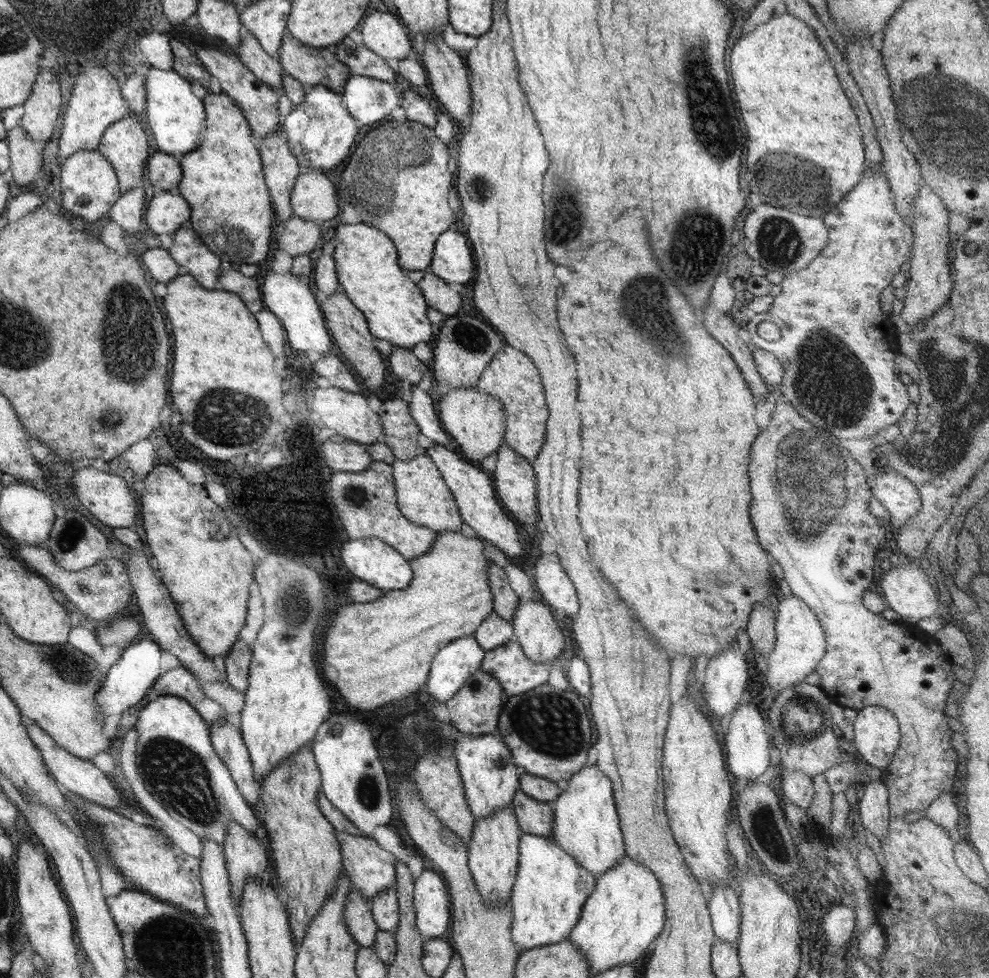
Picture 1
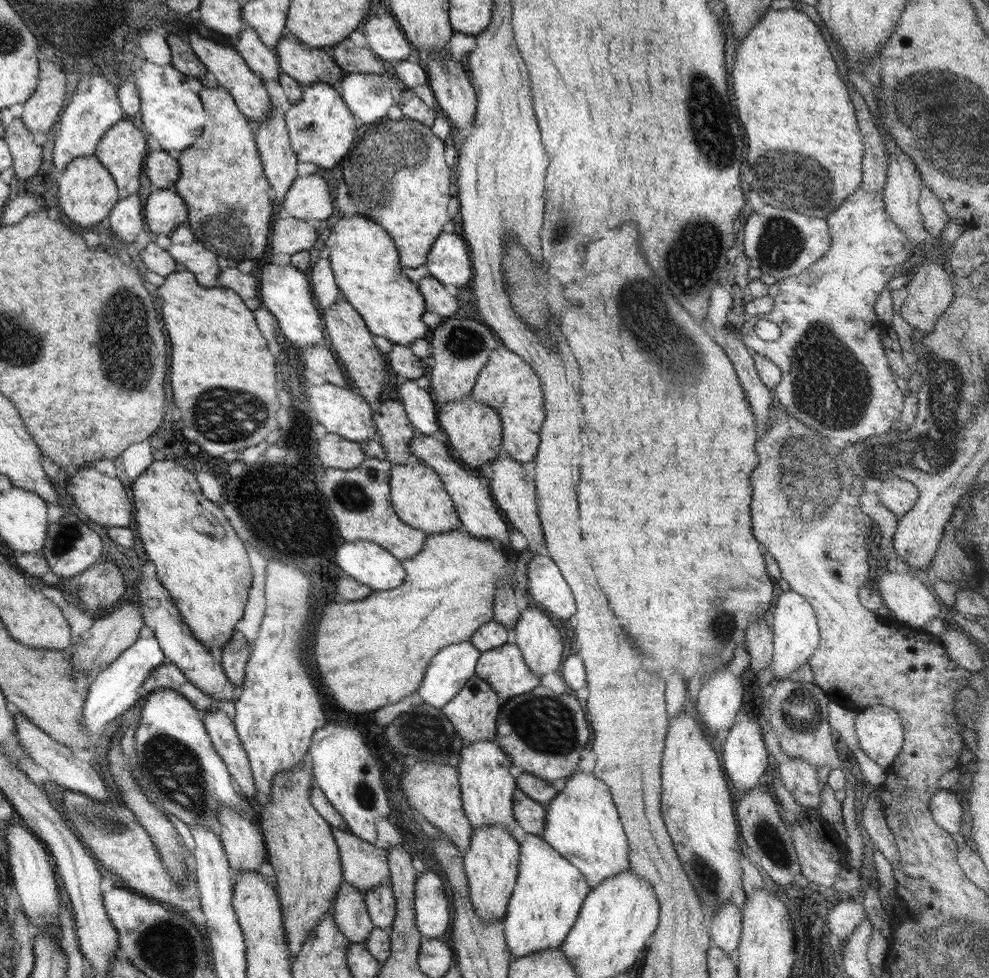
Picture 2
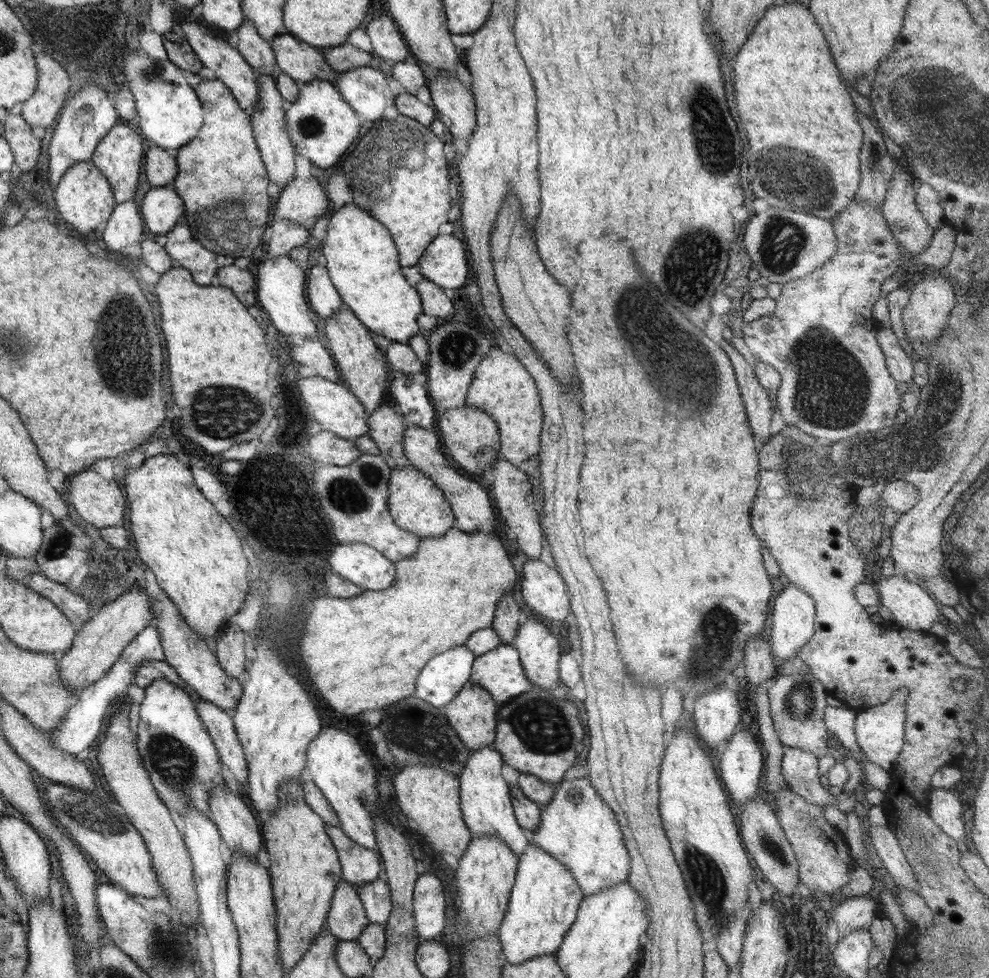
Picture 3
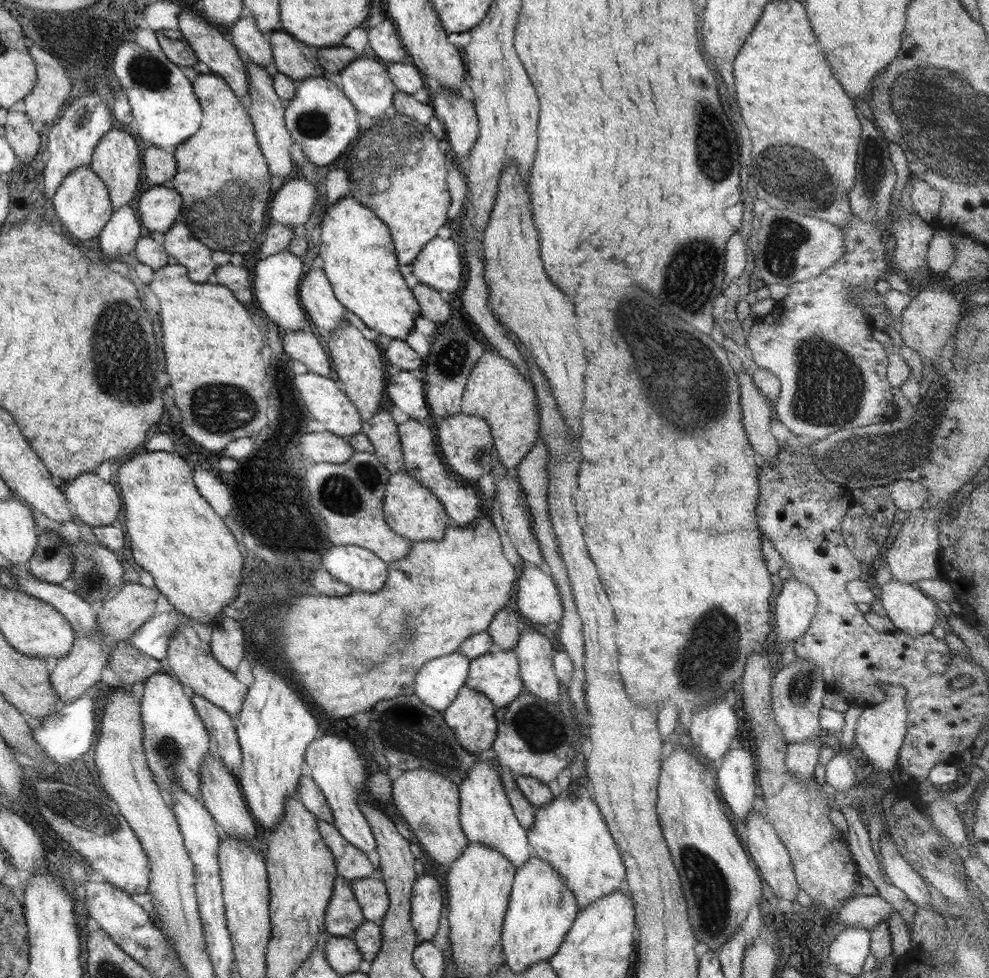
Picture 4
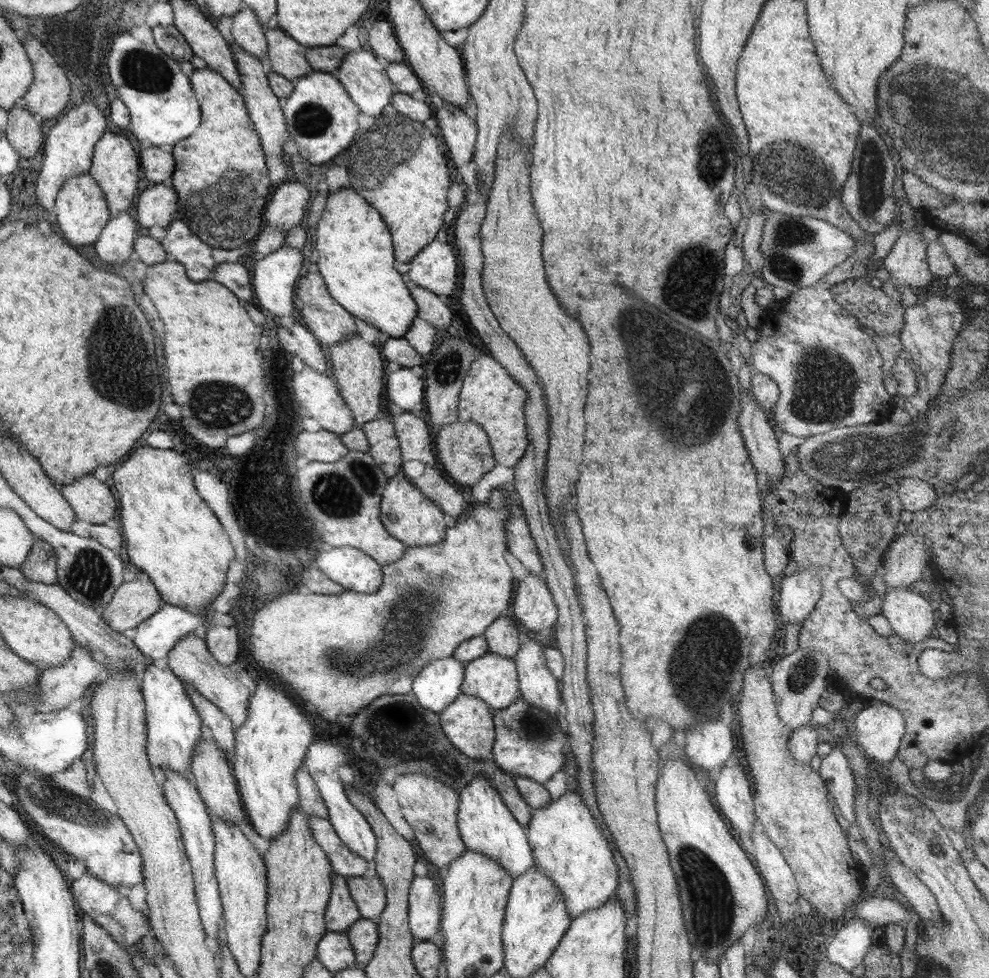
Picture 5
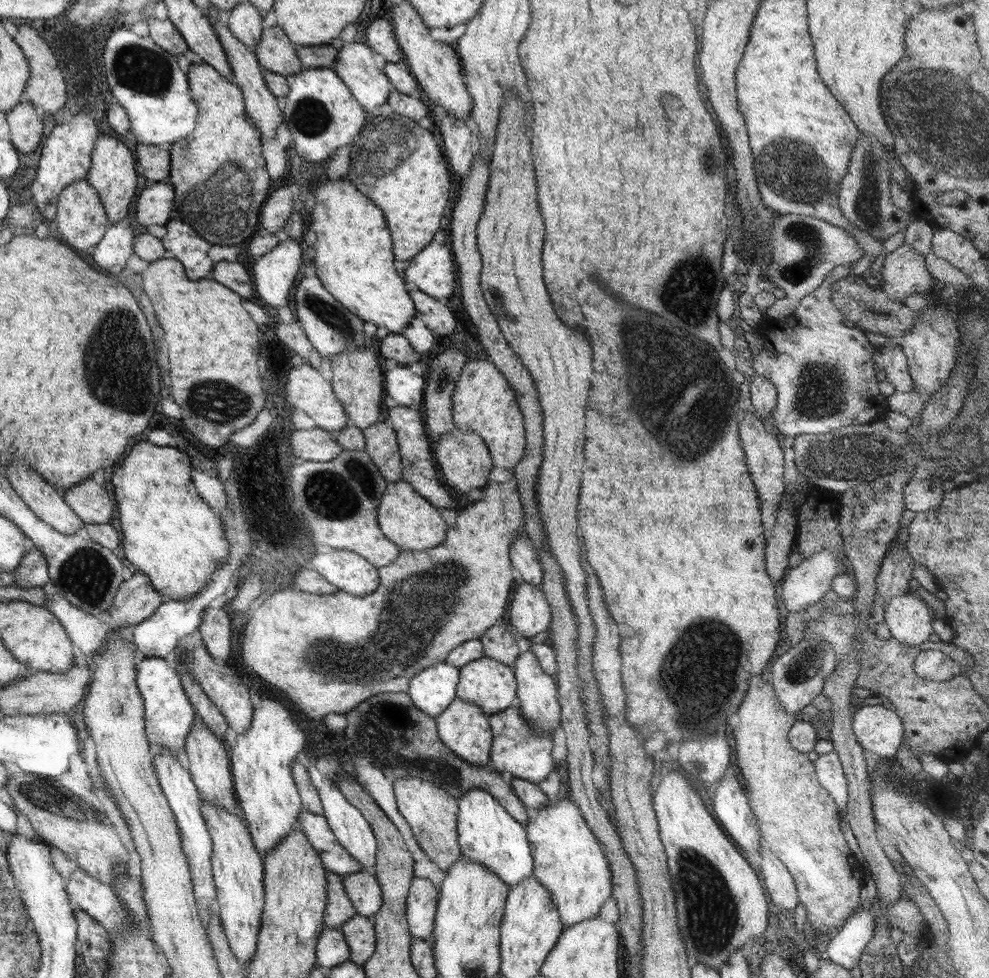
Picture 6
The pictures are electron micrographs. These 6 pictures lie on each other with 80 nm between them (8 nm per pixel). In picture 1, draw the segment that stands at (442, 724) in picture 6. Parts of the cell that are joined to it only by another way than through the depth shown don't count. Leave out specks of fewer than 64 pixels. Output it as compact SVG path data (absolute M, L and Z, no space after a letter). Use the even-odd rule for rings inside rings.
M482 669L477 670L470 678L466 679L464 689L445 702L450 713L451 724L456 730L469 736L480 734L493 734L497 731L500 713L502 712L506 695L500 683Z

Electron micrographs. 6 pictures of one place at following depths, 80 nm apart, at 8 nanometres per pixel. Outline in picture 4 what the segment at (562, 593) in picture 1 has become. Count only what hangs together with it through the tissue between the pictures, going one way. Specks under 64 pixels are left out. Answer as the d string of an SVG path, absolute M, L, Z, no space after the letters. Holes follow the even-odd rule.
M525 563L518 578L518 612L534 624L559 622L563 617L563 606L558 587L551 574L540 567Z

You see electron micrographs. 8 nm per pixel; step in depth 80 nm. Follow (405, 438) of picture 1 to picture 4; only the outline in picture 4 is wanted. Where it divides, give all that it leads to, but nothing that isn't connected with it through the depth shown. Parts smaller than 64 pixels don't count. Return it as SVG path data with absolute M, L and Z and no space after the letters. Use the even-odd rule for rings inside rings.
M380 410L370 420L363 421L360 433L364 433L371 440L375 446L376 458L391 474L396 474L405 468L398 425L390 415L390 411Z

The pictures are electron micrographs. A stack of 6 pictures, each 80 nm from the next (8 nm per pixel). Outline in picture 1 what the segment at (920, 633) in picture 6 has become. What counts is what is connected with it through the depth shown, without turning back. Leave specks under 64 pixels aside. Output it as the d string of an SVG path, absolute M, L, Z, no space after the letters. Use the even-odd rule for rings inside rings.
M898 566L898 568L892 568L892 570L890 570L889 572L885 572L884 576L882 576L882 579L880 579L880 588L882 588L882 594L884 594L884 598L886 598L886 602L888 604L889 608L892 608L892 610L894 610L894 612L898 612L898 614L900 614L901 616L901 620L903 624L917 624L918 622L920 622L920 620L922 620L922 618L930 618L933 616L936 616L936 614L938 614L939 611L939 602L940 600L938 599L938 591L942 591L938 585L935 585L935 582L938 581L933 581L930 580L929 576L927 574L925 574L924 572L924 568L920 567L922 570L918 570L918 568L912 568L912 566Z

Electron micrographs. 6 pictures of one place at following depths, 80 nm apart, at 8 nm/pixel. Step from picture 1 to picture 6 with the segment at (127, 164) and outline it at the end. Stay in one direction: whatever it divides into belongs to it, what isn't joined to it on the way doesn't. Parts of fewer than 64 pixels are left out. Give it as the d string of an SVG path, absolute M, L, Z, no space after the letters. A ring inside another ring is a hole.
M105 131L103 138L100 138L97 144L94 145L92 161L92 168L89 170L86 179L100 195L109 221L111 224L116 224L130 212L130 204L136 196L136 180L138 180L139 173L134 170L136 160L132 156L130 148L119 139L119 136Z

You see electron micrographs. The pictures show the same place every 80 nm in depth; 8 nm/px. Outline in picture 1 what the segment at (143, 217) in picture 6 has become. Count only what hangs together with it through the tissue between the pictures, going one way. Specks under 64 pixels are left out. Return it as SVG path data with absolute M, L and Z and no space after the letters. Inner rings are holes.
M158 190L152 194L149 205L146 206L146 224L150 226L150 233L174 234L188 222L192 210L182 195Z

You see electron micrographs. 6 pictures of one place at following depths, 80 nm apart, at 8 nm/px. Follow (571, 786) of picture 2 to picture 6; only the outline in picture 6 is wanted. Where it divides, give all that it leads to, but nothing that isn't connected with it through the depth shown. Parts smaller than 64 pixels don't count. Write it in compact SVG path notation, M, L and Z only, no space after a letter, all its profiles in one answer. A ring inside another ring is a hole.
M569 799L536 810L527 810L527 840L532 846L533 875L547 888L558 909L563 928L596 917L611 896L611 870L604 851L588 828L578 806Z

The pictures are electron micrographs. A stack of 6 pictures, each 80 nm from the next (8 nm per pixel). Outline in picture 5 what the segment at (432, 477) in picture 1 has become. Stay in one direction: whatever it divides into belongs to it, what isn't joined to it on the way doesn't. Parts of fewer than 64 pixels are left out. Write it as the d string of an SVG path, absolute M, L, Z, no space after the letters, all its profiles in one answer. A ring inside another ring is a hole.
M401 471L389 479L384 487L381 503L380 518L390 536L398 539L404 546L414 547L423 544L433 545L445 539L448 524L444 521L444 511L432 500L421 493Z

